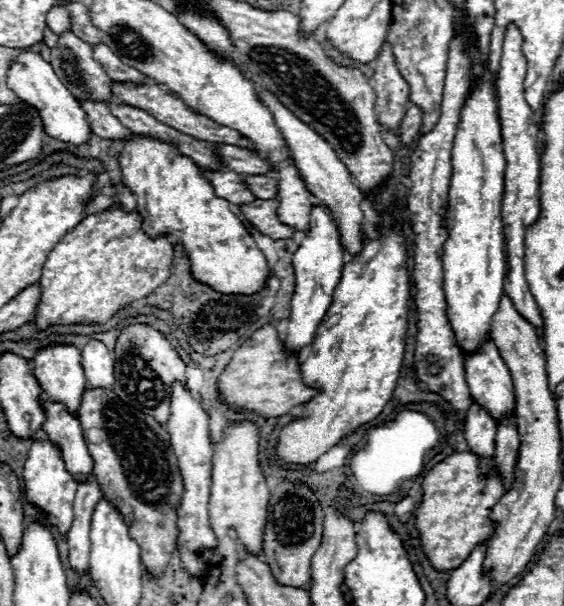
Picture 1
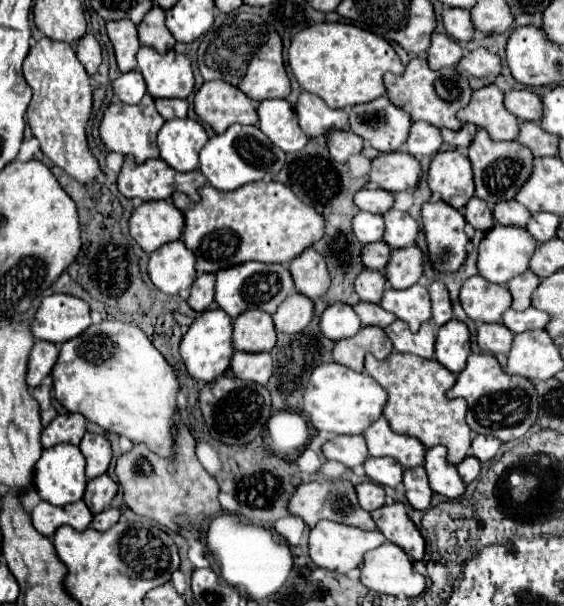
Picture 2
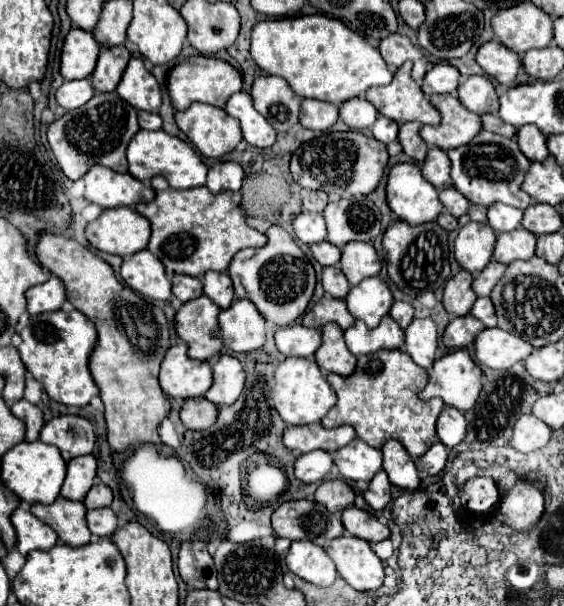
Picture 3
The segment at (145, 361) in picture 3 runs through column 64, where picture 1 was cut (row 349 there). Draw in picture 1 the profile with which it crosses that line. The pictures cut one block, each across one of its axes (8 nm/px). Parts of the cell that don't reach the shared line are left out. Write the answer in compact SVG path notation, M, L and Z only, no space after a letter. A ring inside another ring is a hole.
M266 324L256 330L232 356L230 364L220 376L220 394L238 412L256 412L260 416L282 416L290 408L312 400L320 390L304 384L298 356L286 354L284 342L278 338L274 324Z

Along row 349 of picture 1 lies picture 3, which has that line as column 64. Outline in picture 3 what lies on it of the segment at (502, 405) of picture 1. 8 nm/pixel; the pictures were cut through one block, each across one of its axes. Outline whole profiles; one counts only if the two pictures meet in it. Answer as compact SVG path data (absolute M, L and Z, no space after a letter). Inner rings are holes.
M92 454L78 456L68 462L66 480L62 484L60 494L68 500L84 500L94 480L96 480L96 458Z

